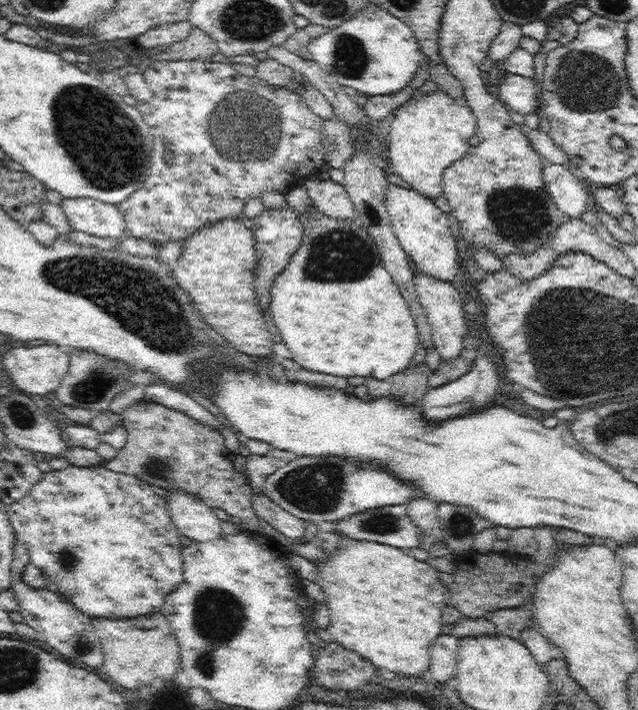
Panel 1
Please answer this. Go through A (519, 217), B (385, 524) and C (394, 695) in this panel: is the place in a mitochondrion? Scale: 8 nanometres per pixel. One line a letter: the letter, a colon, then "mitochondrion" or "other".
A: mitochondrion
B: mitochondrion
C: other

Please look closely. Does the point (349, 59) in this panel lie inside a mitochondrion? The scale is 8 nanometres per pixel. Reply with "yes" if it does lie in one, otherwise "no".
yes

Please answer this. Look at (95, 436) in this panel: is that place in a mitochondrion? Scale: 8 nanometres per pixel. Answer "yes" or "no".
no

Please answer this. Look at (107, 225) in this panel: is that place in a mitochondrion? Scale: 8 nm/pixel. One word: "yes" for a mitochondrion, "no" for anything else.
no

